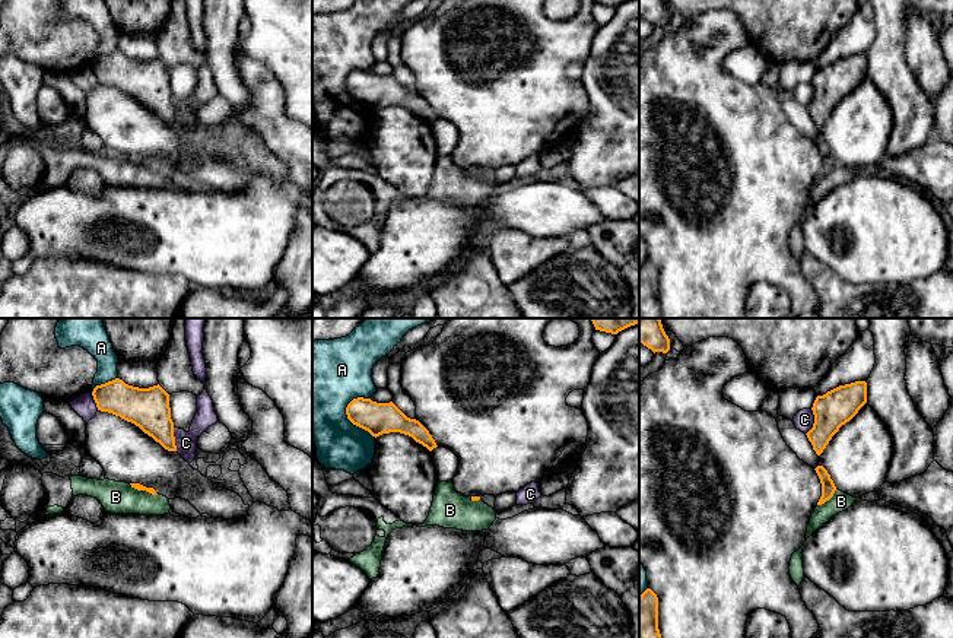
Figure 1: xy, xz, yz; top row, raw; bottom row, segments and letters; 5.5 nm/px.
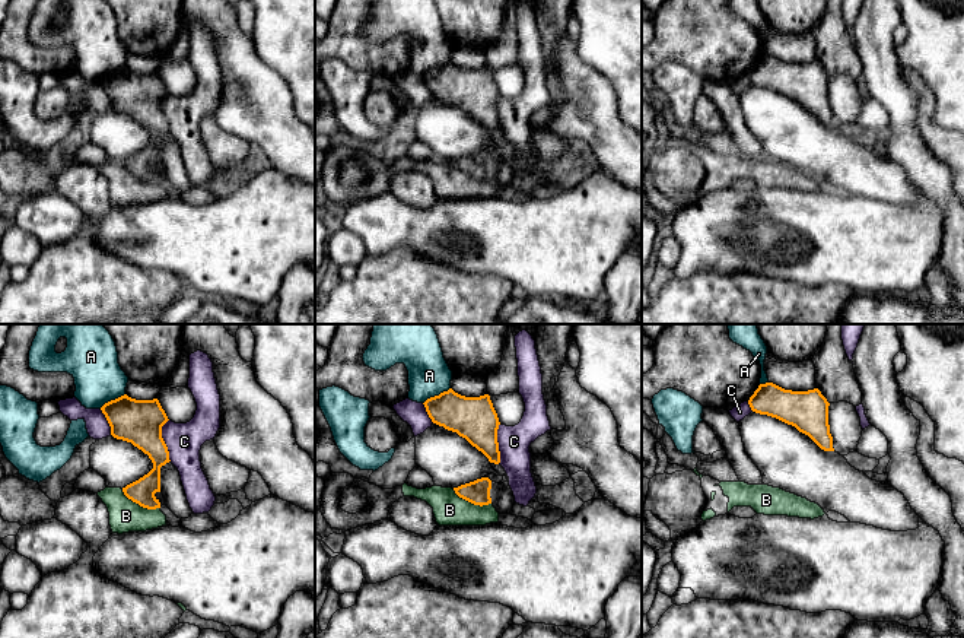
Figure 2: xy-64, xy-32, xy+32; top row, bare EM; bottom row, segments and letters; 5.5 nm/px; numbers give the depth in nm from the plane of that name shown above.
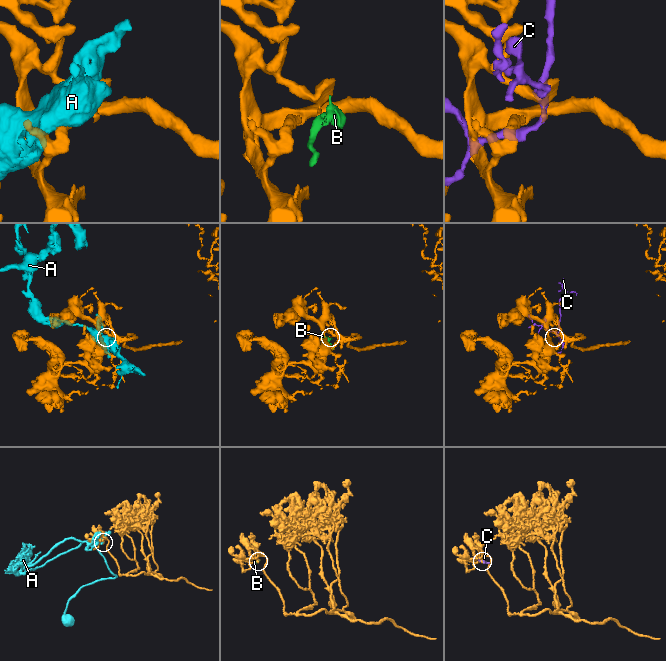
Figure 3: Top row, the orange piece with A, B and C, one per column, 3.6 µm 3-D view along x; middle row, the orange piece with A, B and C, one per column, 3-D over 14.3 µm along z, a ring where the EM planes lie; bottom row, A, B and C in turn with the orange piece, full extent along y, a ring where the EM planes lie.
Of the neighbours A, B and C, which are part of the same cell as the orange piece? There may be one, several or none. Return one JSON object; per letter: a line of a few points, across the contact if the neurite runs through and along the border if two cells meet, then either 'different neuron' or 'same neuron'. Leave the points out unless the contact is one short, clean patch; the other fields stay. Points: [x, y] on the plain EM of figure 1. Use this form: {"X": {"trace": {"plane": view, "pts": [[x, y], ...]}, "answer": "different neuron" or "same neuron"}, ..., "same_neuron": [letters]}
{"A": {"answer": "different neuron"}, "B": {"trace": {"plane": "xy", "pts": [[129, 156], [137, 162], [158, 167]]}, "answer": "different neuron"}, "C": {"answer": "different neuron"}, "same_neuron": []}

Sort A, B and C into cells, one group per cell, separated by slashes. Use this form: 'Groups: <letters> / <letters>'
Groups: A / B / C

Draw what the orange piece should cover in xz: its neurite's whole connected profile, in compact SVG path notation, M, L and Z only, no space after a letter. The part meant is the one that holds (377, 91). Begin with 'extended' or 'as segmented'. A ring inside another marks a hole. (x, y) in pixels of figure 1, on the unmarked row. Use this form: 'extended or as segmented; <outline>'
as segmented; M358 70L347 77L346 88L353 98L375 111L382 107L400 105L412 109L429 124L438 120L429 104L419 93L407 91L393 74L377 76Z

